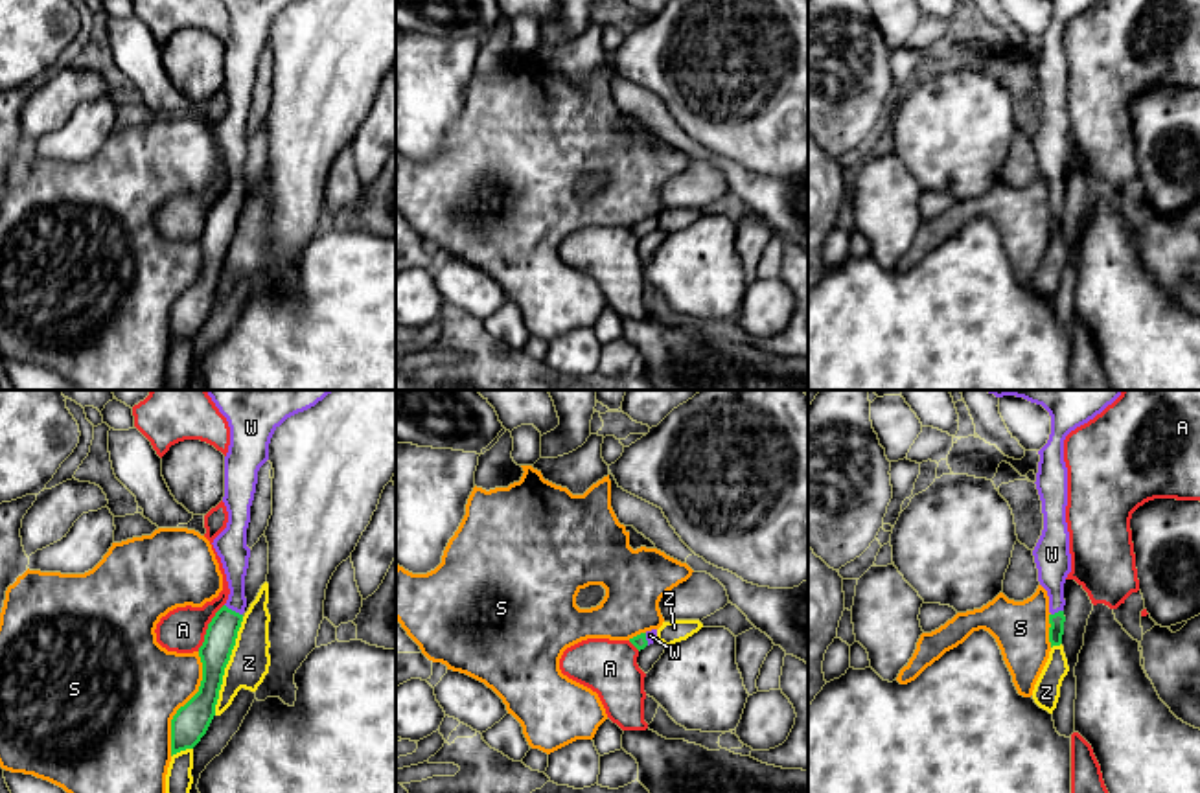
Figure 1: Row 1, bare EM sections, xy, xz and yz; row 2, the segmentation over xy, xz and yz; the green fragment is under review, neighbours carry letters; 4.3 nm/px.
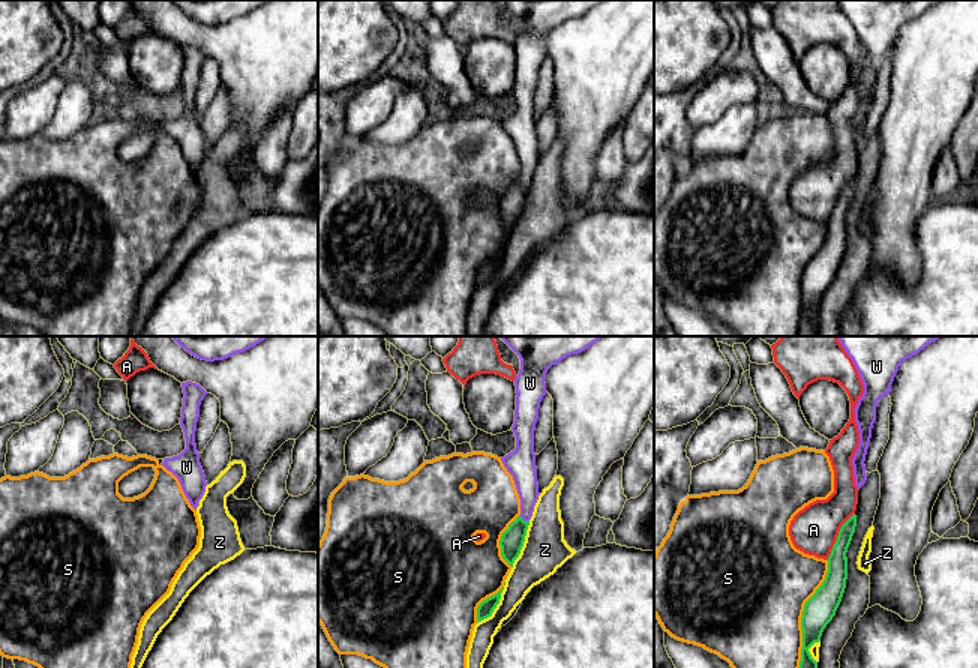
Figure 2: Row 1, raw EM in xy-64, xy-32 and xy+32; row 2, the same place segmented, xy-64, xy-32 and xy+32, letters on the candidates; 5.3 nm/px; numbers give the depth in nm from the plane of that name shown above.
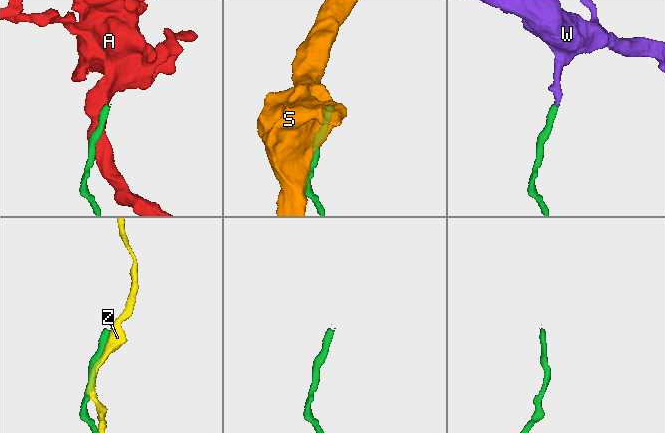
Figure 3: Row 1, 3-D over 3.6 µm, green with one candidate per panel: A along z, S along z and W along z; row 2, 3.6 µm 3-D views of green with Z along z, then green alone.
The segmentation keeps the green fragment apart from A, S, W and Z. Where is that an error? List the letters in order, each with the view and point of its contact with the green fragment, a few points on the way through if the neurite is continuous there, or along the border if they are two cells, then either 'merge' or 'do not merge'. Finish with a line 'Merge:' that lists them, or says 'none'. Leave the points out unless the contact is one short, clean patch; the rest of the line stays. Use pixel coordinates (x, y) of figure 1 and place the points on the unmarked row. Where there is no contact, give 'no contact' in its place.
A: meets green in xy at (208, 216); do not merge
S: meets green in xy at (186, 291); do not merge
W: meets green in xy at (234, 199); runs through xy (221, 221), (234, 199), (234, 142); merge
Z: meets green in xy at (225, 254); do not merge
Merge: W

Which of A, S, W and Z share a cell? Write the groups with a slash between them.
A / S / W / Z

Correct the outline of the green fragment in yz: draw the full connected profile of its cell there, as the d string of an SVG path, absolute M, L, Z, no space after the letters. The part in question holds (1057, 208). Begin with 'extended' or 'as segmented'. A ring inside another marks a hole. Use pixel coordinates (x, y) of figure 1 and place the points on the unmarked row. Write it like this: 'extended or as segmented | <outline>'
extended | M1049 0L1051 22L1038 39L1036 77L1042 88L1044 118L1033 138L1038 169L1049 184L1049 230L1062 232L1064 223L1064 171L1071 160L1069 120L1066 110L1067 55L1064 50L1064 28L1077 15L1101 0Z

